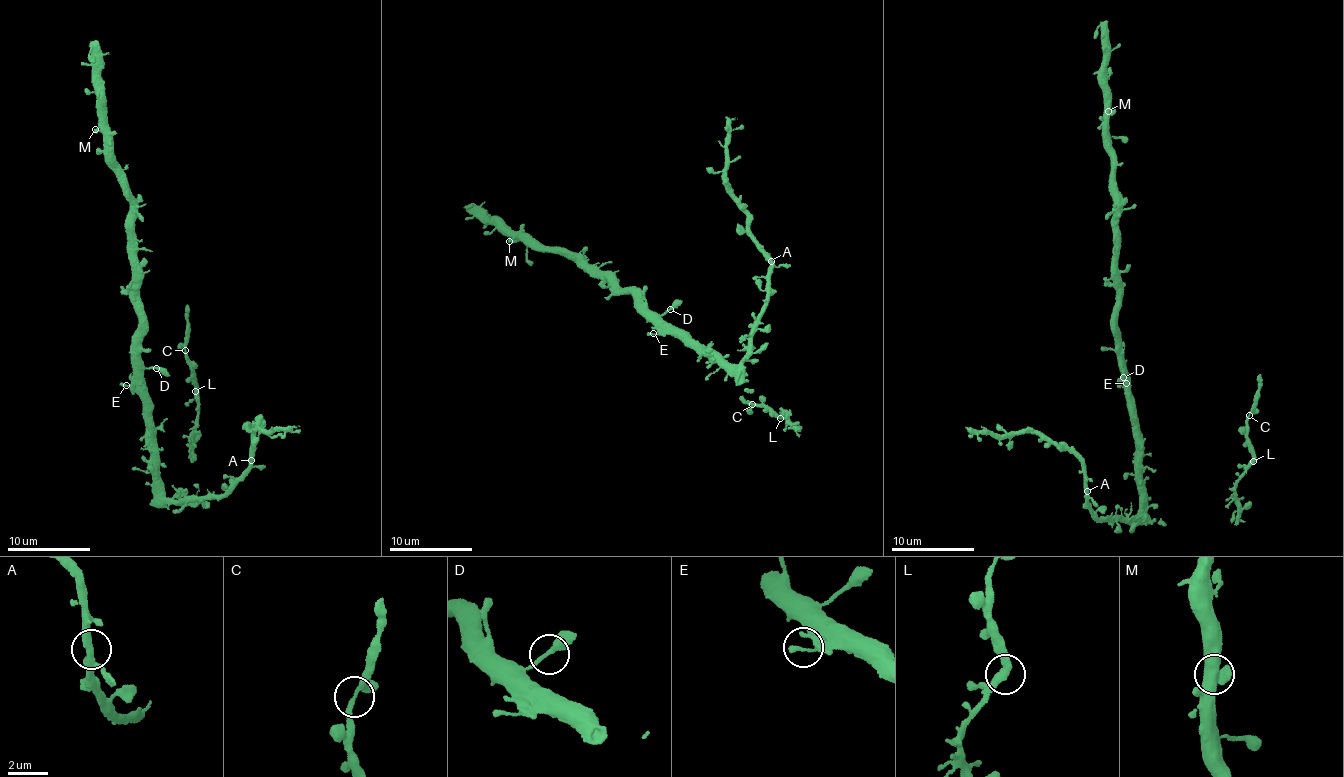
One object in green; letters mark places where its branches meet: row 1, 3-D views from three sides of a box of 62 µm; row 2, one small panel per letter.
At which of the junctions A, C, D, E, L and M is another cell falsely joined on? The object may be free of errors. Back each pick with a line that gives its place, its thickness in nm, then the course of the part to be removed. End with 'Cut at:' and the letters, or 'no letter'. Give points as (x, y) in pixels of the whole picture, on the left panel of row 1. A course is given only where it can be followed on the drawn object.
Cut at: no letter

